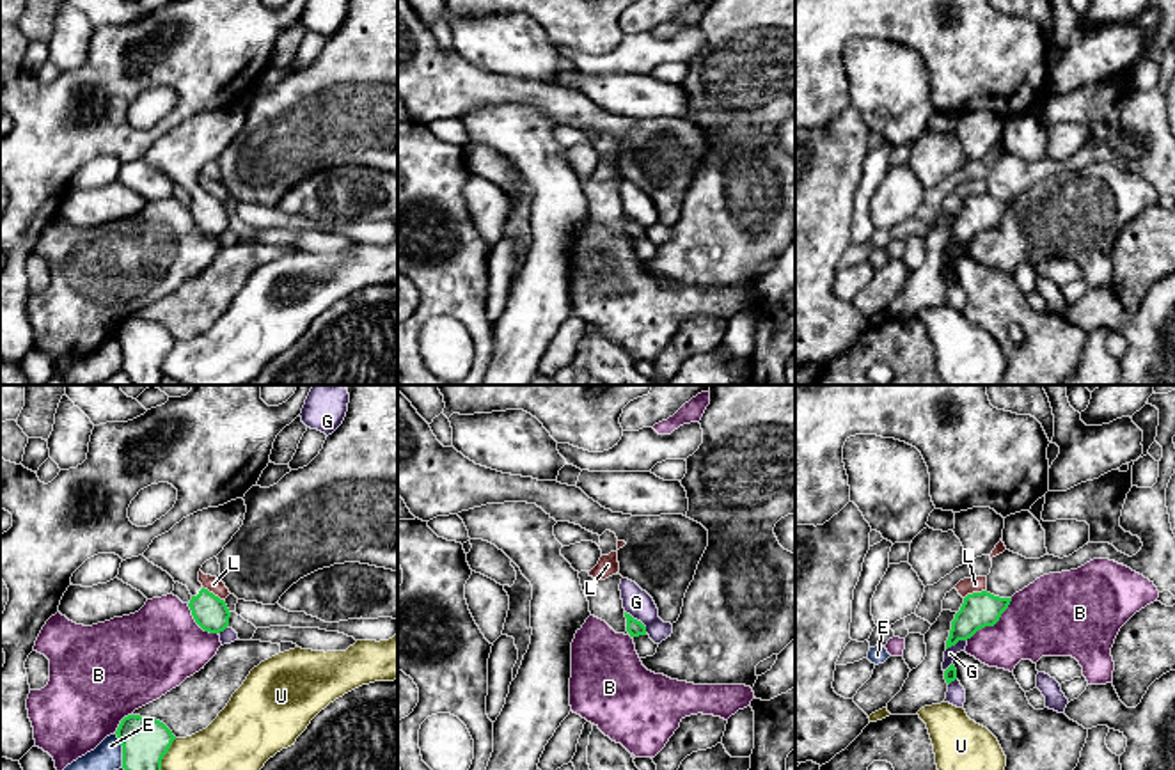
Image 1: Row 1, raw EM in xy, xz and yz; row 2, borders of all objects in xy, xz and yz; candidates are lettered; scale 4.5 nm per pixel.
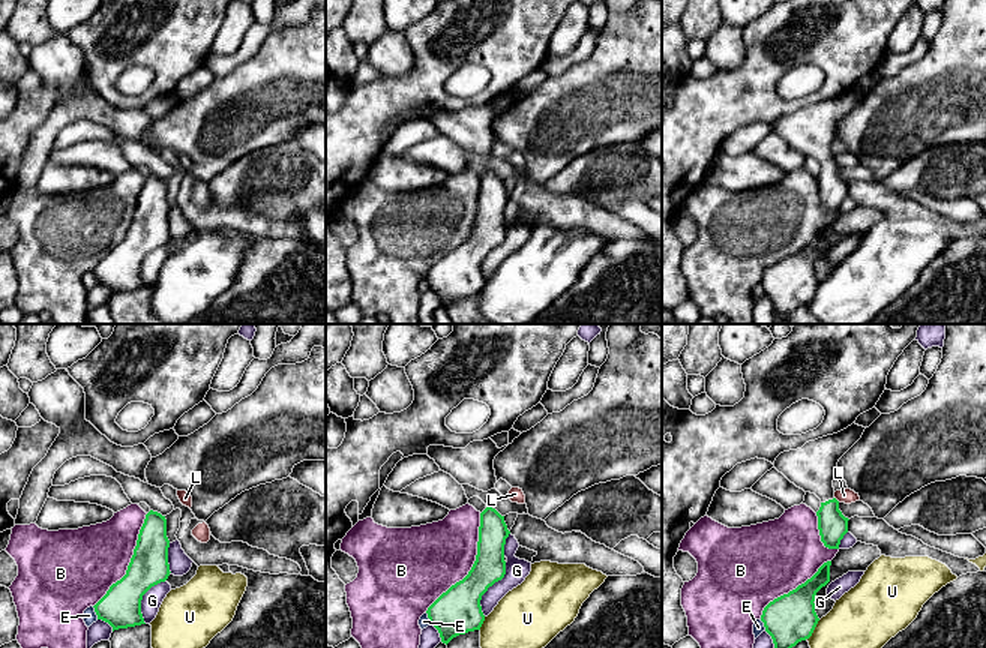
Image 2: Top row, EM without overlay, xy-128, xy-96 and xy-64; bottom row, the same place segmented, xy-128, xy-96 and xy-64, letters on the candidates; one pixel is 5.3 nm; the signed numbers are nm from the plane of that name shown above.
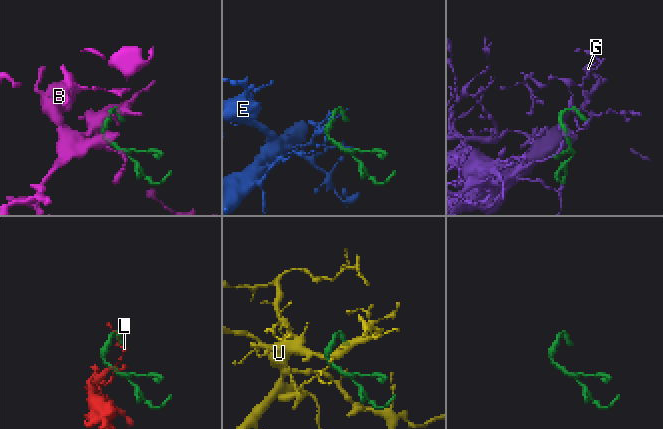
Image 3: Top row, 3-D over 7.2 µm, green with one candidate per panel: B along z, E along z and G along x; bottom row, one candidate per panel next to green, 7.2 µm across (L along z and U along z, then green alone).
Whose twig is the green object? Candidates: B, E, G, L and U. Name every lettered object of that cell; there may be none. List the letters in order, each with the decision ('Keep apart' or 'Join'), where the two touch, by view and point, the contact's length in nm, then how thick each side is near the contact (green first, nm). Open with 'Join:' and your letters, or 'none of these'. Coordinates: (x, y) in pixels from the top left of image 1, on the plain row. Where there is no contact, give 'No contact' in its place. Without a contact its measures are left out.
Join: none of these
B: Keep apart. Touches green at yz (993, 227). Shared border 280 nm. Thickness 160 nm (green) against 340 nm
E: Keep apart. Touches green at xy (123, 353). Shared border 170 nm. Thickness 220 nm (green) against 160 nm
G: Keep apart. Touches green at xz (636, 222). Shared border 140 nm. Thickness 70 nm (green) against 130 nm
L: Keep apart. Touches green at xy (212, 196). Shared border 130 nm. Thickness 160 nm (green) against 70 nm
U: Keep apart. Touches green at xy (164, 357). Shared border 180 nm. Thickness 220 nm (green) against 320 nm

